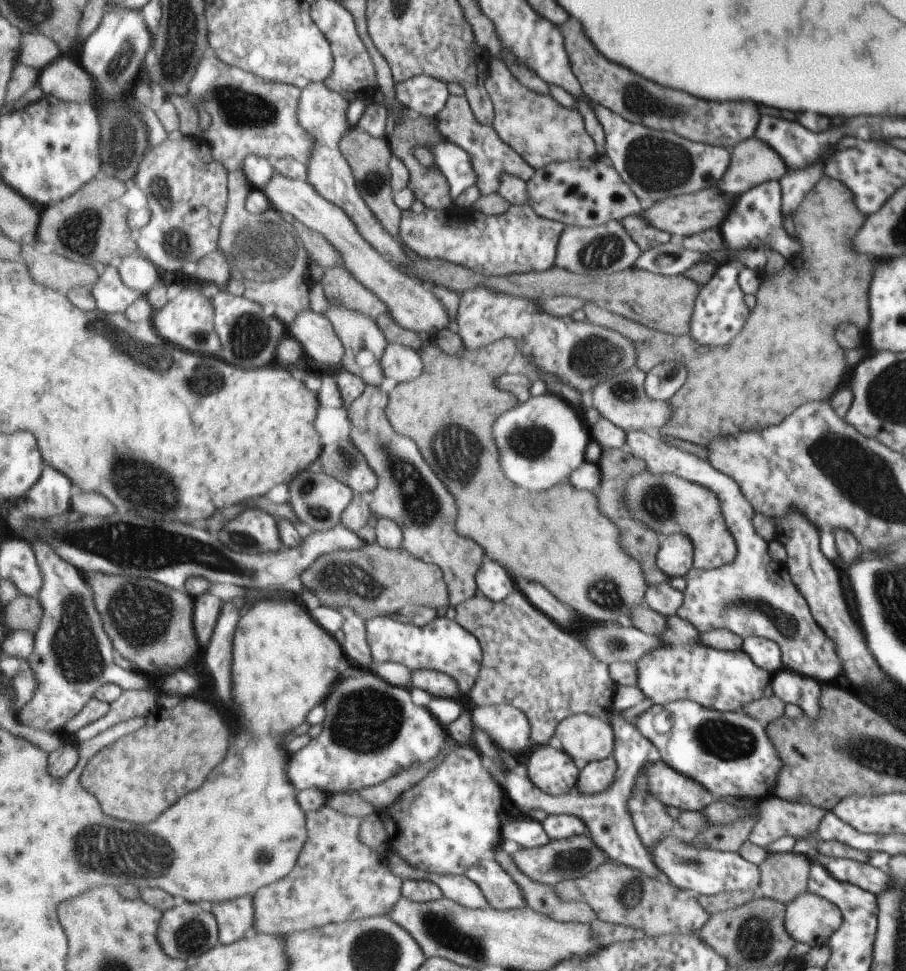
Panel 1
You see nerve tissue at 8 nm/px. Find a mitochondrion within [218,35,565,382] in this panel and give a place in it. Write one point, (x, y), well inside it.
(271, 260)

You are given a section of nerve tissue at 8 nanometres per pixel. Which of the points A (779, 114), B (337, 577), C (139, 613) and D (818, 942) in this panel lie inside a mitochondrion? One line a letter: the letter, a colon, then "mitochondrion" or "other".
A: other
B: mitochondrion
C: mitochondrion
D: other

